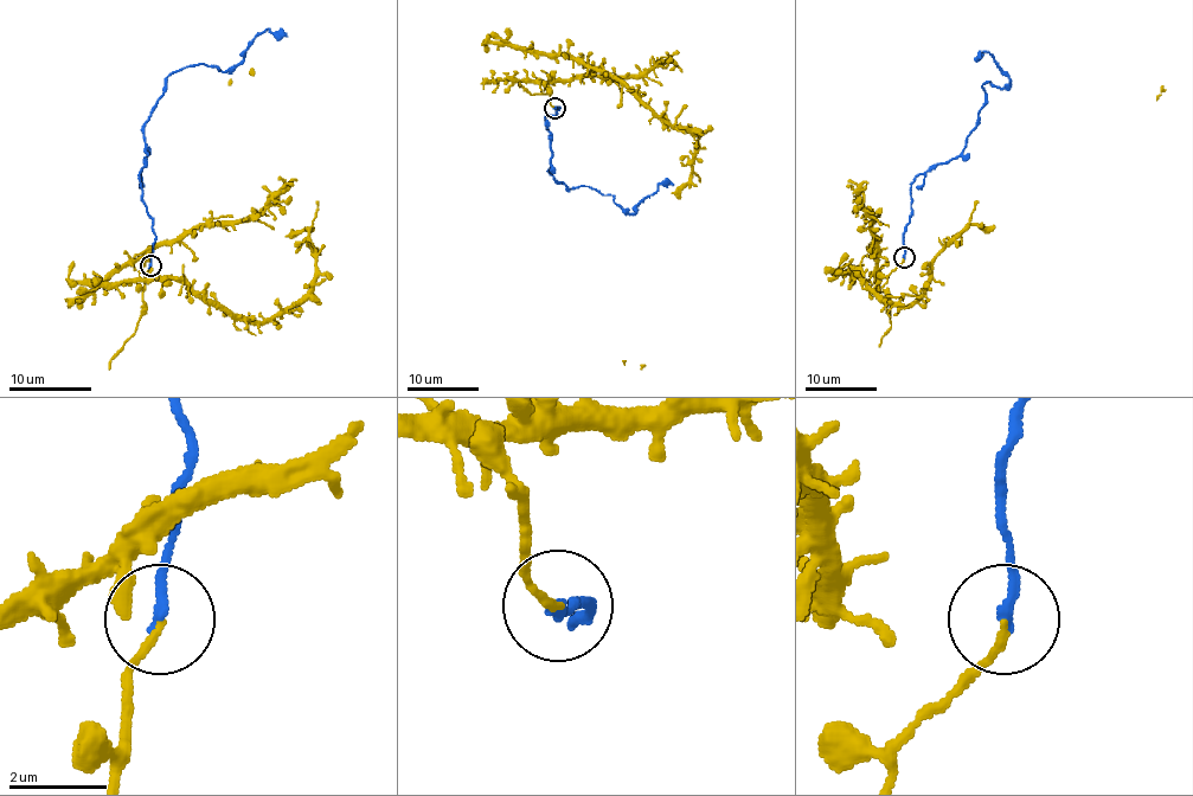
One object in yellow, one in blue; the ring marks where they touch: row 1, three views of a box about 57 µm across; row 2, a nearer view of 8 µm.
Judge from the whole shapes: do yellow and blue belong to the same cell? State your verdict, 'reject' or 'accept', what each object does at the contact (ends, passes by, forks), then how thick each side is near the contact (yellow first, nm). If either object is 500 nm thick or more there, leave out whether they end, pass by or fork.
accept; yellow ends there; blue ends there; 140 nm thick on the yellow side, 200 nm on the other

